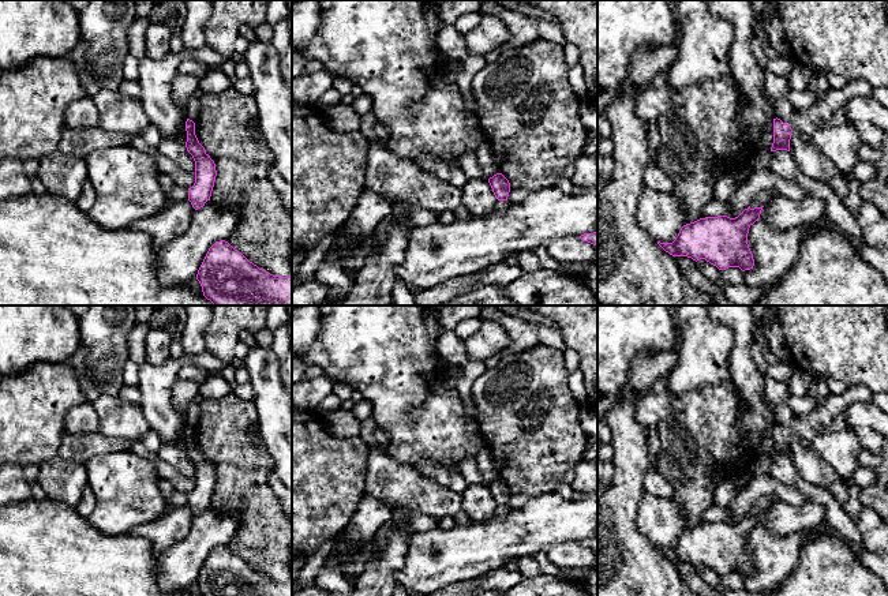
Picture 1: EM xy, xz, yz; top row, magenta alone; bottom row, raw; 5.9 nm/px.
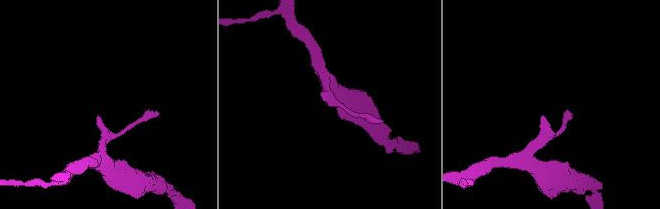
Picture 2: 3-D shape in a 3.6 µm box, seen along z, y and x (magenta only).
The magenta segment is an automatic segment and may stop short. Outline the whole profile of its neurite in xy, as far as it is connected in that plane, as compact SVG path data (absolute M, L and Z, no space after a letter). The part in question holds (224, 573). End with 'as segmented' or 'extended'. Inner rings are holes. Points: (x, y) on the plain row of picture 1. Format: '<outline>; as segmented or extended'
M228 547L214 548L196 580L202 596L292 596L292 582L259 574Z; as segmented

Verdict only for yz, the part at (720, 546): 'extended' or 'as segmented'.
as segmented

